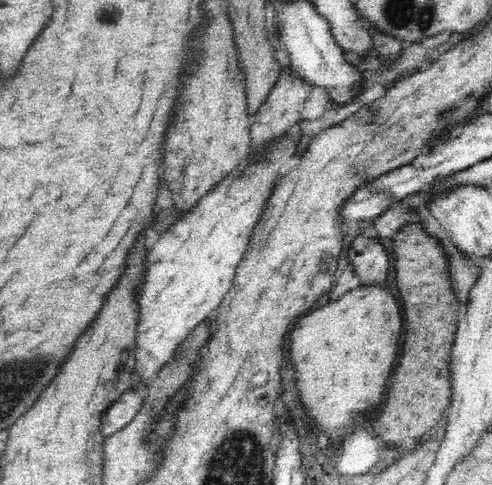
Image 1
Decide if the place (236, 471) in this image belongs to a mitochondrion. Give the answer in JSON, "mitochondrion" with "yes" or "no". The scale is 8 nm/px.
{"mitochondrion":"yes"}

